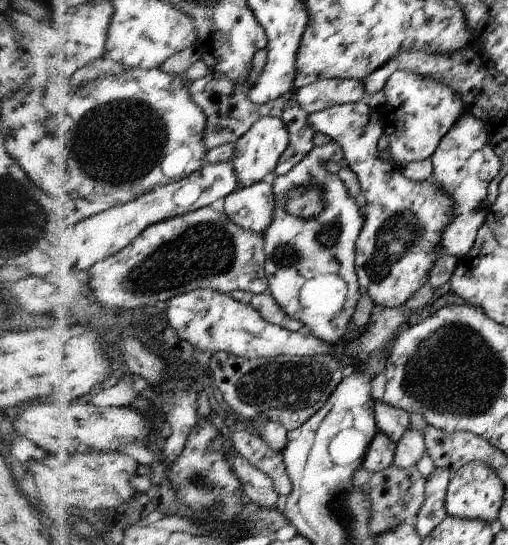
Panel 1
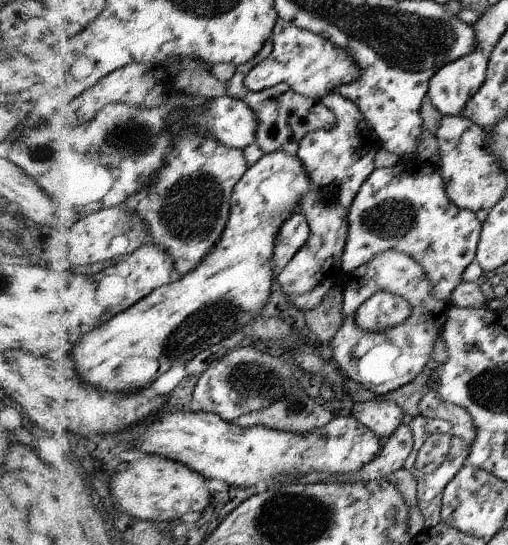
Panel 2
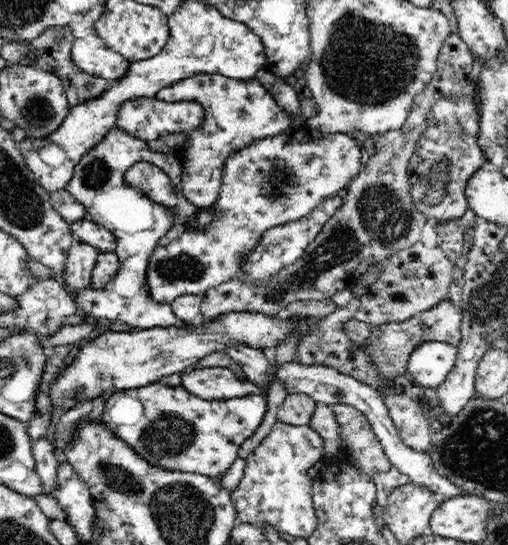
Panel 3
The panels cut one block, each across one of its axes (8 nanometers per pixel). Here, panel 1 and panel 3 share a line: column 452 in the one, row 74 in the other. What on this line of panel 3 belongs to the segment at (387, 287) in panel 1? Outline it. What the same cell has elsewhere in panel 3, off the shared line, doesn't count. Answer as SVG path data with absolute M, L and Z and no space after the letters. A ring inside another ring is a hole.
M198 73L162 88L155 96L166 102L190 100L200 104L204 110L201 126L191 129L187 133L186 144L173 152L182 165L182 197L200 208L212 207L218 201L223 164L231 153L260 138L276 136L291 128L294 122L306 120L300 112L286 112L281 108L272 93L256 78L236 80L218 73Z

